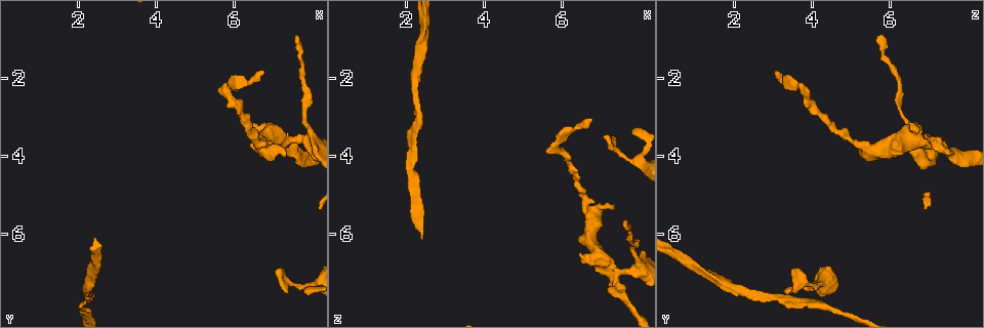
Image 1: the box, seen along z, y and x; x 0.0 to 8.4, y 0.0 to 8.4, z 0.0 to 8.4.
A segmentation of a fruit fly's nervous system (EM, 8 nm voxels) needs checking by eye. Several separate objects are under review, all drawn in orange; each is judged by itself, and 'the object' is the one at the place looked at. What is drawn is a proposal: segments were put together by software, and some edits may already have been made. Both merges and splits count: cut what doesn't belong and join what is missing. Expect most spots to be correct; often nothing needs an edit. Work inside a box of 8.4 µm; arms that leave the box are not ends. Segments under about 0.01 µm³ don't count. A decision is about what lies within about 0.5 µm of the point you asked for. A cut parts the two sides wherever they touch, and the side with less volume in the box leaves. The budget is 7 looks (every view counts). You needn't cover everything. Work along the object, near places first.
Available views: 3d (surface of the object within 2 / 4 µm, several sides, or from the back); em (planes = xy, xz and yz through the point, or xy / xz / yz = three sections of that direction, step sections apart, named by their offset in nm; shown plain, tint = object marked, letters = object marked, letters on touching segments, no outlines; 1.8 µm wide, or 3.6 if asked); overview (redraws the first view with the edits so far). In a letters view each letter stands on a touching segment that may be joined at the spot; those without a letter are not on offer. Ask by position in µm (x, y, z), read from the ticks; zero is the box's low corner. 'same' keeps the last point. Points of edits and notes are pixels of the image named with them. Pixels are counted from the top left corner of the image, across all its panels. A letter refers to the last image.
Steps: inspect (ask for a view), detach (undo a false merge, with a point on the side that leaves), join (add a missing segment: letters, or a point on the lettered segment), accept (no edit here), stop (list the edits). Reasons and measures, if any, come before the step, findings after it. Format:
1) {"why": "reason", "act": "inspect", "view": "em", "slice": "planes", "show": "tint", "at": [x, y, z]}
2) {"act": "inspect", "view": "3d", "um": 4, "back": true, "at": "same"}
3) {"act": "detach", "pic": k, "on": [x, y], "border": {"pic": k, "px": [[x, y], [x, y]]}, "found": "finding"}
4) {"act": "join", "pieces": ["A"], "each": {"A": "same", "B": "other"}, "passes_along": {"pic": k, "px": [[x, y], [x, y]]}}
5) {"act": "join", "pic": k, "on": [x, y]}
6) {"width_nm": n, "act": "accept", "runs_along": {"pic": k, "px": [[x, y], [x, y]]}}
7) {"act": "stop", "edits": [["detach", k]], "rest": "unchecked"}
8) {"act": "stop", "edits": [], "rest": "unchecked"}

{"why": "thick end", "act": "inspect", "view": "em", "slice": "yz", "step": 8, "show": "tint", "at": [7.30, 4.00, 5.35]}

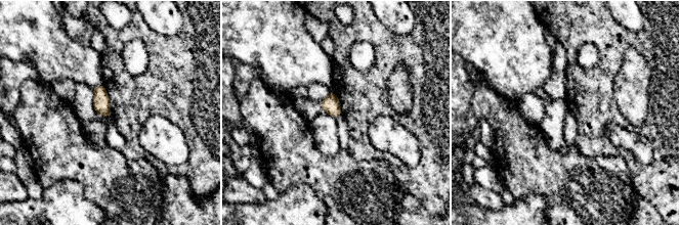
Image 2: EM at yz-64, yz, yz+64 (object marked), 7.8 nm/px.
{"act": "inspect", "view": "em", "slice": "planes", "show": "letters", "at": "same"}

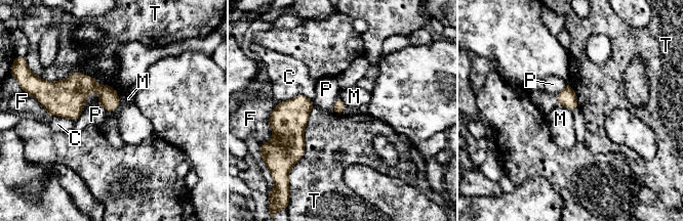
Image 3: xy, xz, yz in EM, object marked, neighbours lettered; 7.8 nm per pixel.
{"act": "accept", "each": {"C": "other", "F": "other", "M": "other", "P": "other", "T": "other"}, "found": "no lettered segment goes on from it"}

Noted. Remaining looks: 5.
{"why": "a fork", "act": "inspect", "view": "3d", "um": 4, "at": [7.95, 3.50, 6.90]}

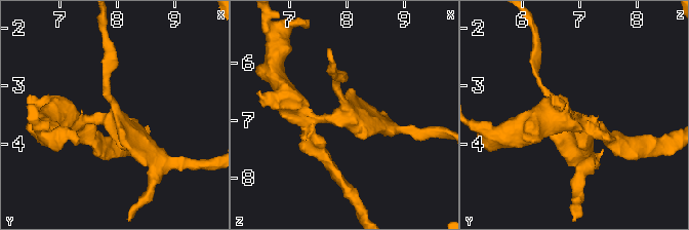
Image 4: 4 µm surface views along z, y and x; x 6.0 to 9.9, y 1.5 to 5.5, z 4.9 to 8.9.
{"arms": 3, "act": "inspect", "view": "em", "slice": "xz", "step": 8, "show": "letters", "at": [7.95, 3.55, 6.85]}

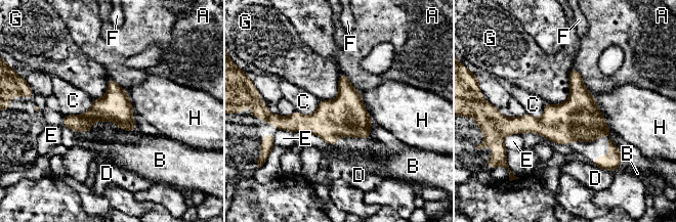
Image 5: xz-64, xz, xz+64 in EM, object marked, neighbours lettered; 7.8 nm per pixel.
{"why": "another direction", "act": "inspect", "view": "em", "slice": "xy", "step": 8, "show": "letters", "at": "same"}

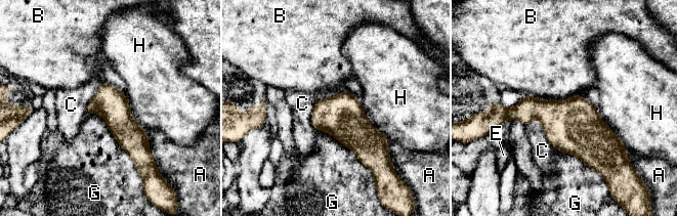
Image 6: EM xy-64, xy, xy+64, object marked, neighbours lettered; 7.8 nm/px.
{"act": "accept", "each": {"A": "other", "B": "other", "C": "other", "E": "other", "G": "other", "H": "other"}, "border": {"pic": 6, "px": [[86, 113], [102, 118], [139, 172]]}, "found": "all the same neuron"}

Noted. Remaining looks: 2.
{"why": "side arm on a straight run", "act": "inspect", "view": "3d", "um": 2, "at": [7.90, 7.35, 4.10]}

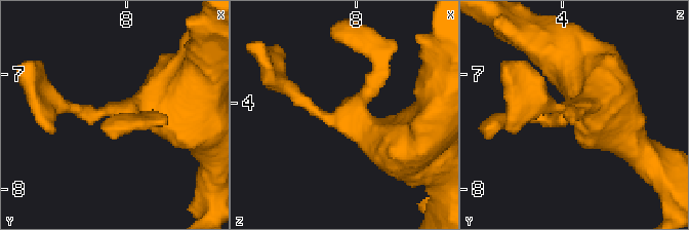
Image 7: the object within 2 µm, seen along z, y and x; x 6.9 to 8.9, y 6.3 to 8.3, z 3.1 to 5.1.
{"act": "inspect", "view": "em", "slice": "planes", "show": "letters", "at": [7.90, 7.32, 4.08]}

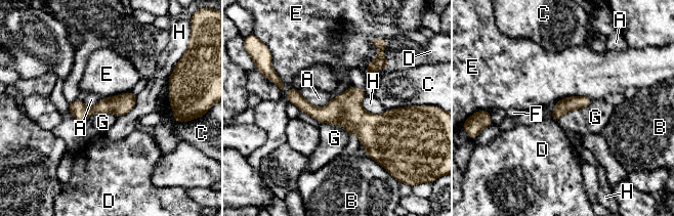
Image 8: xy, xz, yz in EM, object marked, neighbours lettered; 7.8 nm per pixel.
{"longest_contact_nm": ["C", 380], "act": "accept", "each": {"A": "other", "B": "other", "C": "other", "D": "other", "E": "other", "F": "other", "G": "other", "H": "other"}, "found": "continuous, no second neuron"}

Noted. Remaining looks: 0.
{"act": "stop", "edits": [], "rest": "unchecked"}

